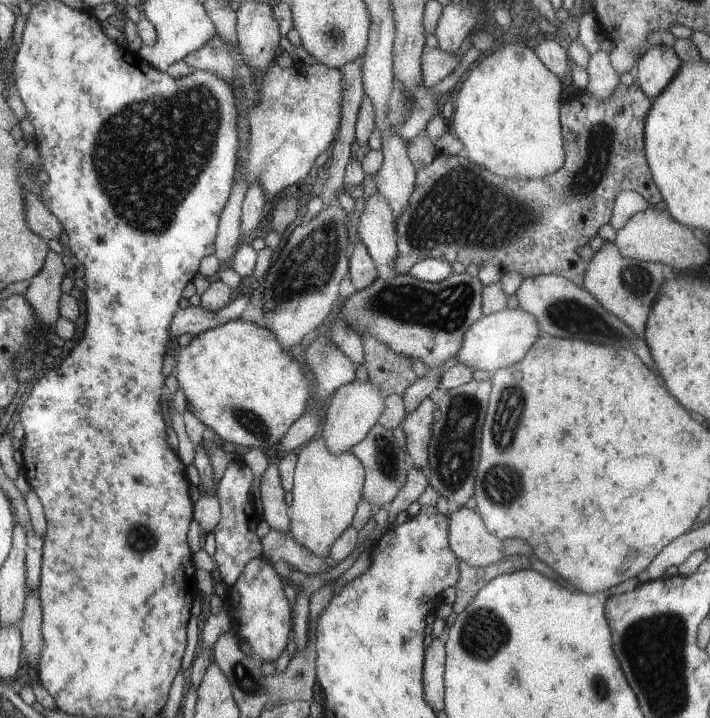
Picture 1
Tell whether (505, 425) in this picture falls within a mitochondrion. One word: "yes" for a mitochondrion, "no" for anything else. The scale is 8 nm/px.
yes

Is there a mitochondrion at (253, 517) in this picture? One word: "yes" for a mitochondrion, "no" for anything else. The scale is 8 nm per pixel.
no

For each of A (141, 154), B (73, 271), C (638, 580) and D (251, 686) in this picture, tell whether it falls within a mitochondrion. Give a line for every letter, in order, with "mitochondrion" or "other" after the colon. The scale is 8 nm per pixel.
A: mitochondrion
B: other
C: other
D: mitochondrion

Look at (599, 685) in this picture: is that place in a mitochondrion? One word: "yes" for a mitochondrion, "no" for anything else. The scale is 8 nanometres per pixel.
yes

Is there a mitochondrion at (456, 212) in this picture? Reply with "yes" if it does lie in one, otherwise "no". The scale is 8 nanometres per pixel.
yes

